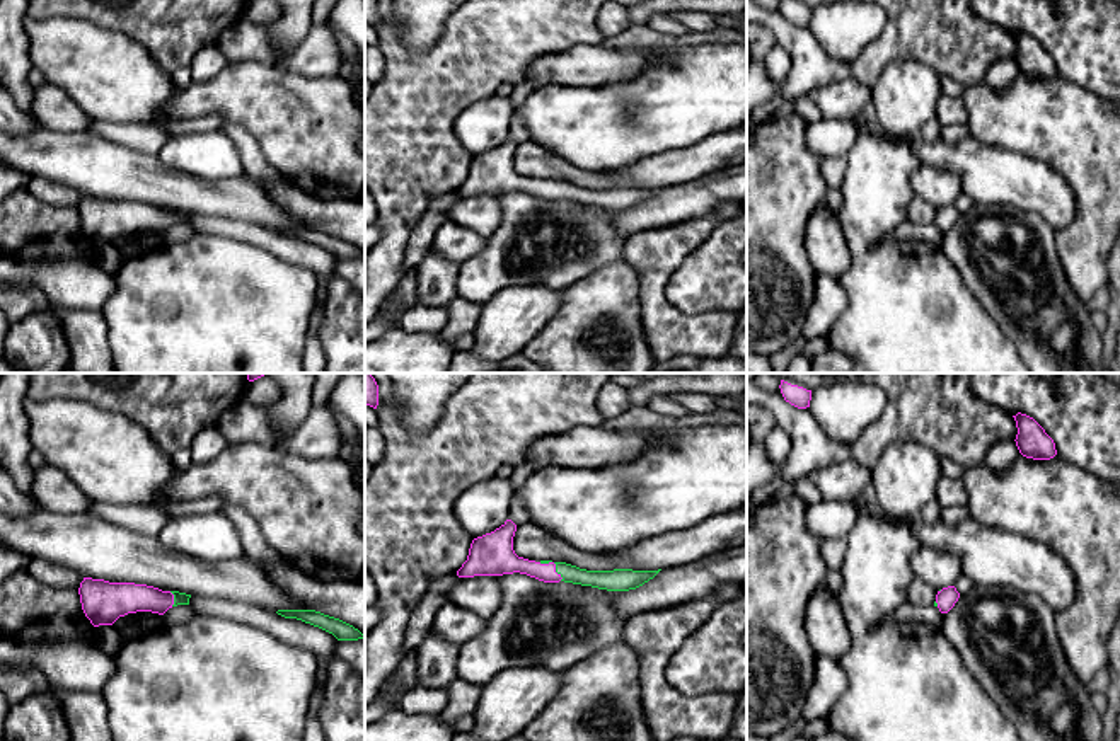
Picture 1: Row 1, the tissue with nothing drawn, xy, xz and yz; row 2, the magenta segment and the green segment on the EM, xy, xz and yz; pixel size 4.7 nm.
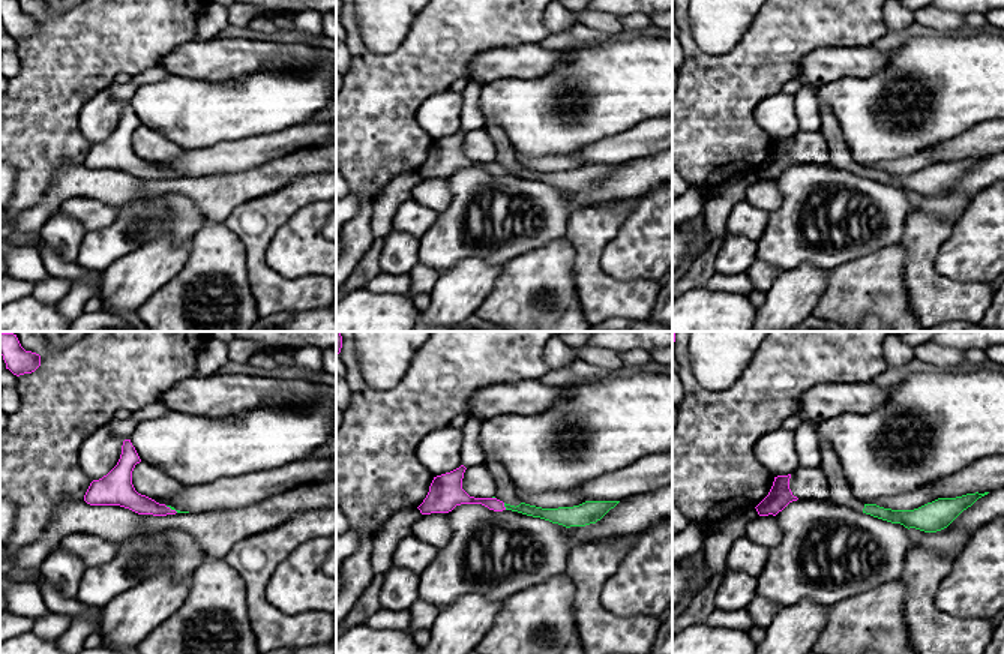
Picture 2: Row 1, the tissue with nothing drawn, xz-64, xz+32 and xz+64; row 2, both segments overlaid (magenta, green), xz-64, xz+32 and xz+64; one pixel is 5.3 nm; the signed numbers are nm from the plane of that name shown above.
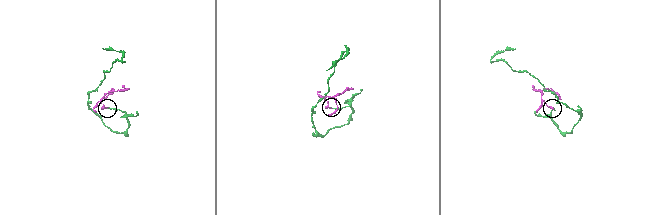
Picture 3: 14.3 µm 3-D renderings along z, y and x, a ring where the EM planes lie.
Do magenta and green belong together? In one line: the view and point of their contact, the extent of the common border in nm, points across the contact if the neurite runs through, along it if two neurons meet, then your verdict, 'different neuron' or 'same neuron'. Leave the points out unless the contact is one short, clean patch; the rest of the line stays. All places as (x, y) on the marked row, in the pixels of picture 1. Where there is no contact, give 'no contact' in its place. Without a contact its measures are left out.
contact xz (554, 564); length 140 nm; way xz (502, 559), (529, 568), (554, 564), (577, 576), (604, 580); same neuron

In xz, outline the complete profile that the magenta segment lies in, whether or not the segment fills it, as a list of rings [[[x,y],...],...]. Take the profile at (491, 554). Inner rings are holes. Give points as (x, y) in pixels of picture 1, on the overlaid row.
[[[506,520],[499,528],[472,540],[467,560],[457,571],[459,577],[527,574],[544,583],[573,583],[607,591],[629,591],[653,579],[658,571],[586,571],[566,562],[528,560],[513,550],[517,525]]]

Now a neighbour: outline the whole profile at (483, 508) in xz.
[[[493,477],[471,485],[455,503],[455,518],[472,537],[494,531],[508,520],[513,487],[508,479]]]

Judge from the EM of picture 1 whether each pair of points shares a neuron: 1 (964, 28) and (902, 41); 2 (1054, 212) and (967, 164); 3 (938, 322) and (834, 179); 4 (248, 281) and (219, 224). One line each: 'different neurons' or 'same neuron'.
1: same neuron
2: same neuron
3: different neurons
4: different neurons

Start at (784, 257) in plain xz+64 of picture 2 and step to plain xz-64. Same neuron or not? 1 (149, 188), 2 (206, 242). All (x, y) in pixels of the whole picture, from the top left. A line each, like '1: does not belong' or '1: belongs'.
1: does not belong
2: does not belong

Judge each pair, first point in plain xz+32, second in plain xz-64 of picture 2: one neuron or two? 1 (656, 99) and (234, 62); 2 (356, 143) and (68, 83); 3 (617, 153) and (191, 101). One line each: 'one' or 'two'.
1: two
2: one
3: two

